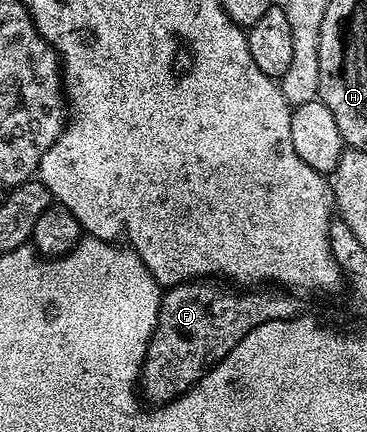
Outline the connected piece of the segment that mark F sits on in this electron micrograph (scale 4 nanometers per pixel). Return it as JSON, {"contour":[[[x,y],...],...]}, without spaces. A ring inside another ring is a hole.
{"contour":[[[219,281],[180,282],[161,293],[158,320],[148,341],[148,351],[138,379],[145,403],[159,403],[160,393],[164,398],[173,398],[180,391],[189,389],[188,380],[198,380],[203,371],[211,370],[227,356],[234,344],[238,344],[238,340],[242,340],[242,336],[246,336],[246,332],[258,328],[258,324],[294,318],[301,313],[298,303],[280,299],[279,289],[229,288],[216,282]],[[178,378],[188,379],[178,381]]]}

